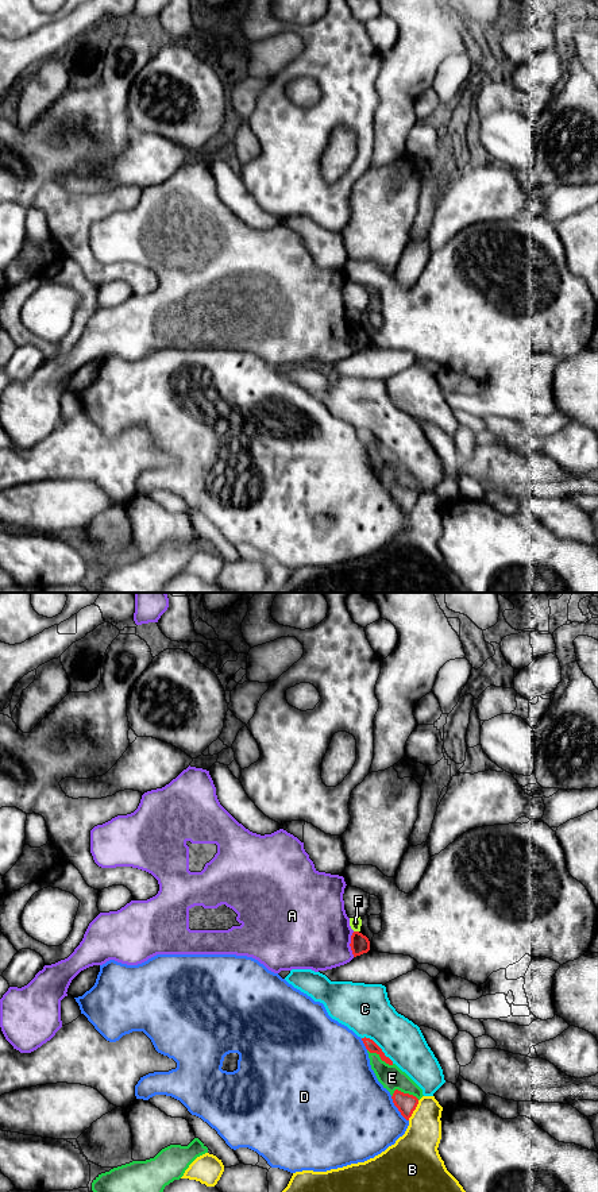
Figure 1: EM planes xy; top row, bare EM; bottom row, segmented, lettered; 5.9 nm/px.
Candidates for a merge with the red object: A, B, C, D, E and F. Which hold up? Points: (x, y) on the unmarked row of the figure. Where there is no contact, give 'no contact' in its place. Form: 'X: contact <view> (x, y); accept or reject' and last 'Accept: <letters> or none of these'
A: contact xy (350, 339); reject
B: contact xy (415, 504); reject
C: contact xy (378, 442); reject
D: contact xy (397, 502); reject
E: contact xy (405, 489); reject
F: contact xy (357, 327); reject
Accept: none of these

